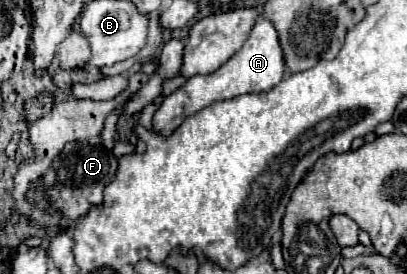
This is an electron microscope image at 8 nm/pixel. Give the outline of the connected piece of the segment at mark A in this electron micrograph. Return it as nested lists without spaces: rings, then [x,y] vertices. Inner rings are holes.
[[[259,17],[259,21],[255,23],[255,27],[253,27],[249,39],[245,41],[245,45],[227,63],[223,63],[211,75],[191,77],[181,89],[177,89],[169,97],[165,97],[165,101],[161,103],[161,109],[153,117],[153,127],[155,127],[153,131],[169,135],[171,131],[175,131],[183,123],[185,113],[195,115],[199,109],[203,109],[203,107],[207,107],[215,101],[221,101],[221,99],[231,99],[231,97],[245,95],[245,93],[269,91],[283,77],[285,77],[285,57],[283,57],[283,49],[281,49],[281,43],[279,43],[277,29],[271,21]]]

